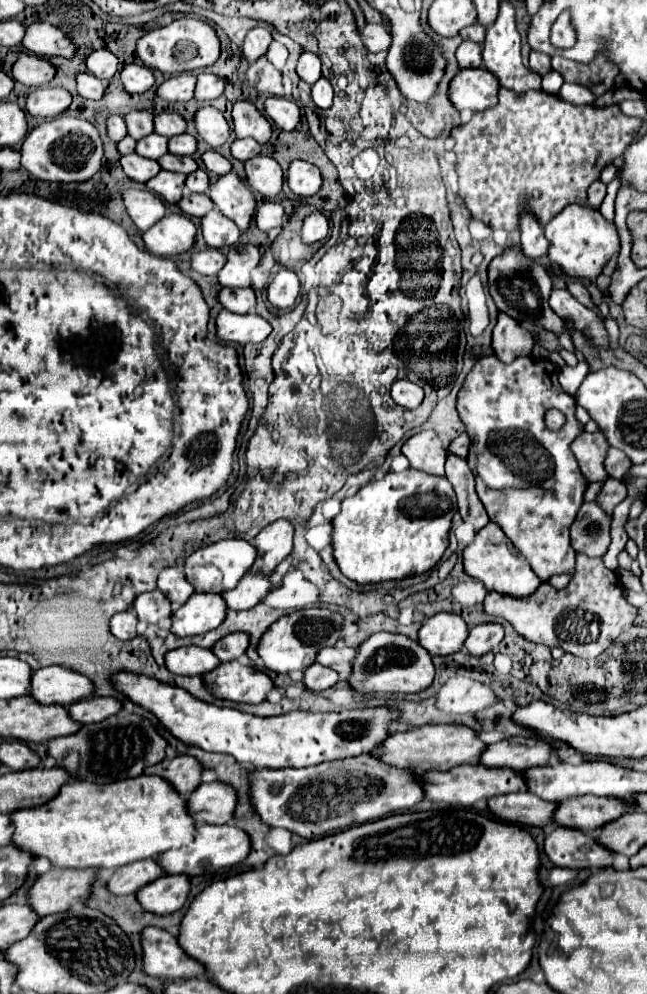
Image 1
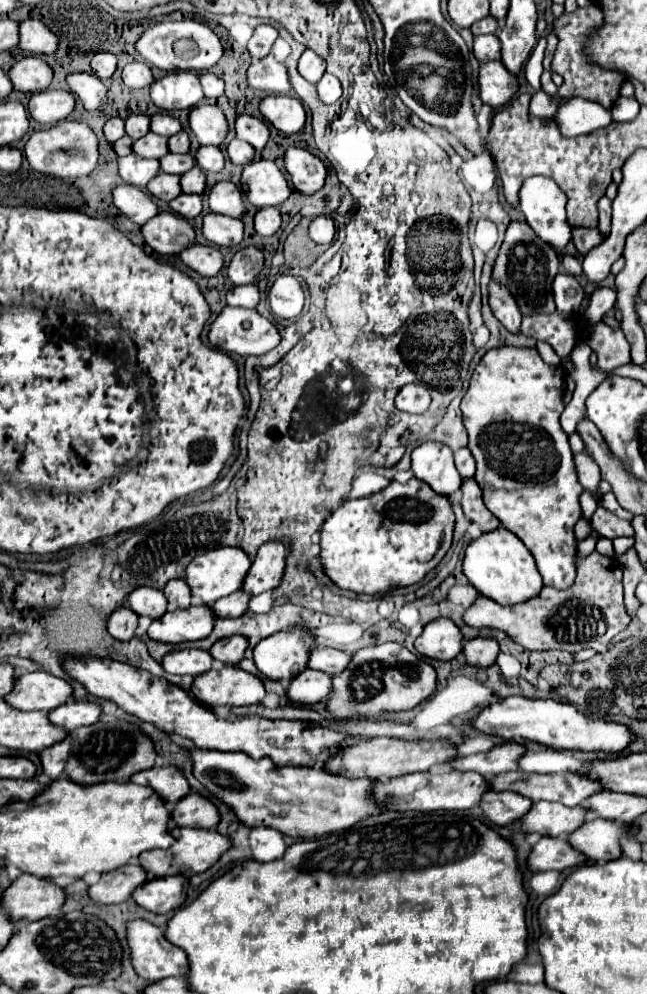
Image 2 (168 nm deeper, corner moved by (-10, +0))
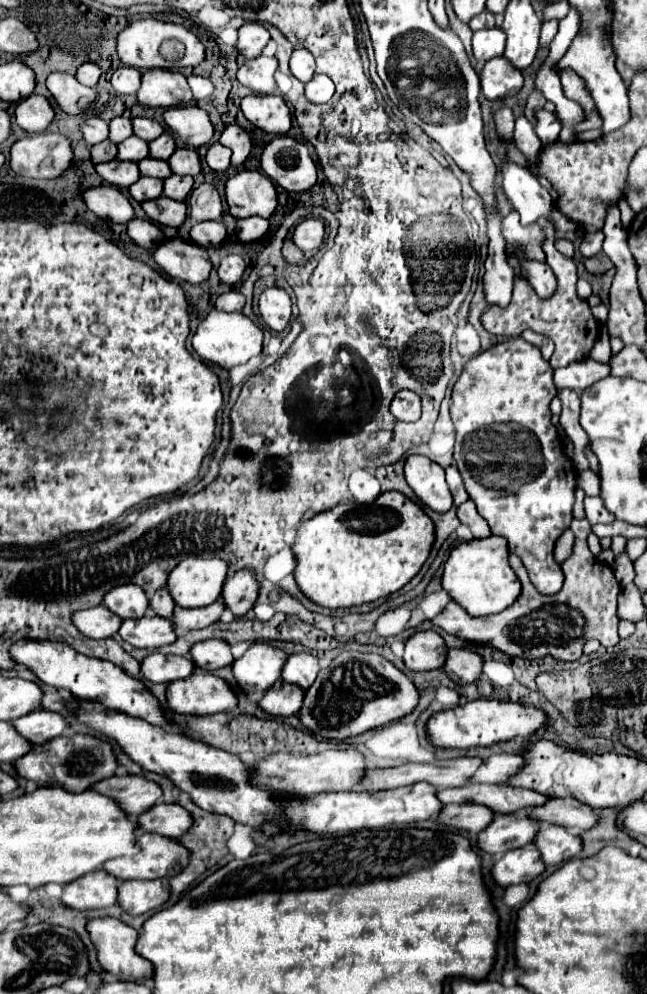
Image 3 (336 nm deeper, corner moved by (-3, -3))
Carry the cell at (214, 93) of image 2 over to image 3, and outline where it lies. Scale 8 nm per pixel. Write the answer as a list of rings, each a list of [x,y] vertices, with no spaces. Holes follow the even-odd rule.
[[[189,76],[187,82],[191,86],[191,92],[193,92],[195,100],[203,100],[203,98],[211,96],[211,92],[213,92],[213,84],[205,76]]]

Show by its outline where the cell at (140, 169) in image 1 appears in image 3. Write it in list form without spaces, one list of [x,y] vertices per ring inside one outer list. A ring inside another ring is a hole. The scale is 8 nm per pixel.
[[[111,160],[105,164],[97,164],[95,170],[99,172],[99,176],[103,180],[107,180],[109,184],[127,190],[133,182],[137,182],[141,178],[139,166],[137,162],[121,162],[121,160]]]

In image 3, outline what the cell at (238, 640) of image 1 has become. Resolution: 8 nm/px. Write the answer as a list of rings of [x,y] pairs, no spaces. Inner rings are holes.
[[[217,638],[197,642],[191,648],[191,658],[197,668],[207,672],[223,668],[223,666],[231,666],[235,660],[231,654],[231,646],[225,640],[217,640]]]

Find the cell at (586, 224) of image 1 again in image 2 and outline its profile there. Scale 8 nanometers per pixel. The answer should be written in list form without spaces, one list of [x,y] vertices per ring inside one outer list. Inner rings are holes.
[[[574,227],[572,229],[572,241],[576,245],[576,251],[586,255],[592,247],[596,247],[604,237],[600,235],[598,229],[588,229],[588,227]]]

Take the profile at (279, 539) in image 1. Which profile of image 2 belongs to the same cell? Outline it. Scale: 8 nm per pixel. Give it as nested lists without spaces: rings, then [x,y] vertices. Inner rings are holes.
[[[266,543],[264,547],[260,547],[248,575],[244,577],[242,591],[254,597],[276,589],[284,575],[286,555],[288,555],[288,547],[284,543]]]

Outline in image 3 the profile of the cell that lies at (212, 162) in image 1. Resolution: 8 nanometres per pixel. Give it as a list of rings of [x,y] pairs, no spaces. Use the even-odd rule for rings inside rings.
[[[179,148],[167,162],[169,162],[173,174],[197,176],[201,172],[201,160],[199,160],[199,154],[195,148]]]

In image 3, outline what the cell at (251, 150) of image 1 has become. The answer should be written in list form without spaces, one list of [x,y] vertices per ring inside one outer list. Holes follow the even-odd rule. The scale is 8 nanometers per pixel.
[[[213,144],[209,150],[207,150],[207,156],[205,156],[207,164],[211,166],[211,170],[215,172],[225,172],[231,168],[231,162],[229,162],[229,148],[221,146],[221,144]]]

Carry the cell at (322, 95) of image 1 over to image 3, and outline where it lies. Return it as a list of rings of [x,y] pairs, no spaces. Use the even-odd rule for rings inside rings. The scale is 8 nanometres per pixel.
[[[315,74],[313,80],[305,84],[305,96],[313,104],[325,104],[331,100],[333,94],[335,94],[335,86],[331,78],[325,74]]]

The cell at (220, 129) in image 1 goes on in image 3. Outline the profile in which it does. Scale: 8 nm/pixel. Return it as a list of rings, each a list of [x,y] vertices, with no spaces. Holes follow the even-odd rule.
[[[197,106],[165,110],[165,122],[189,148],[201,148],[213,138],[213,124],[209,114]]]

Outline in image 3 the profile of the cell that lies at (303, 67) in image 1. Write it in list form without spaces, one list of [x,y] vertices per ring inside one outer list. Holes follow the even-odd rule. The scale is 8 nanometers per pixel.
[[[295,48],[291,56],[291,74],[303,84],[315,76],[315,60],[313,54],[305,48]]]

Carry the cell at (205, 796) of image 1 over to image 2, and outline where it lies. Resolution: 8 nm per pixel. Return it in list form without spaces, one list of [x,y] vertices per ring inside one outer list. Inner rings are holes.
[[[188,793],[186,797],[182,797],[174,805],[170,817],[174,825],[194,827],[194,829],[214,829],[216,823],[220,821],[216,807],[198,793]]]

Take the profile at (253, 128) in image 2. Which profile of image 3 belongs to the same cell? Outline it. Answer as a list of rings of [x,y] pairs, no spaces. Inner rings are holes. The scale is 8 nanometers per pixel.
[[[229,124],[229,126],[223,130],[219,142],[221,142],[223,146],[229,146],[229,148],[233,150],[233,156],[231,156],[233,166],[243,164],[243,162],[247,160],[247,156],[251,154],[251,150],[253,150],[251,136],[247,134],[245,128],[241,128],[241,126],[237,126],[237,124]]]

